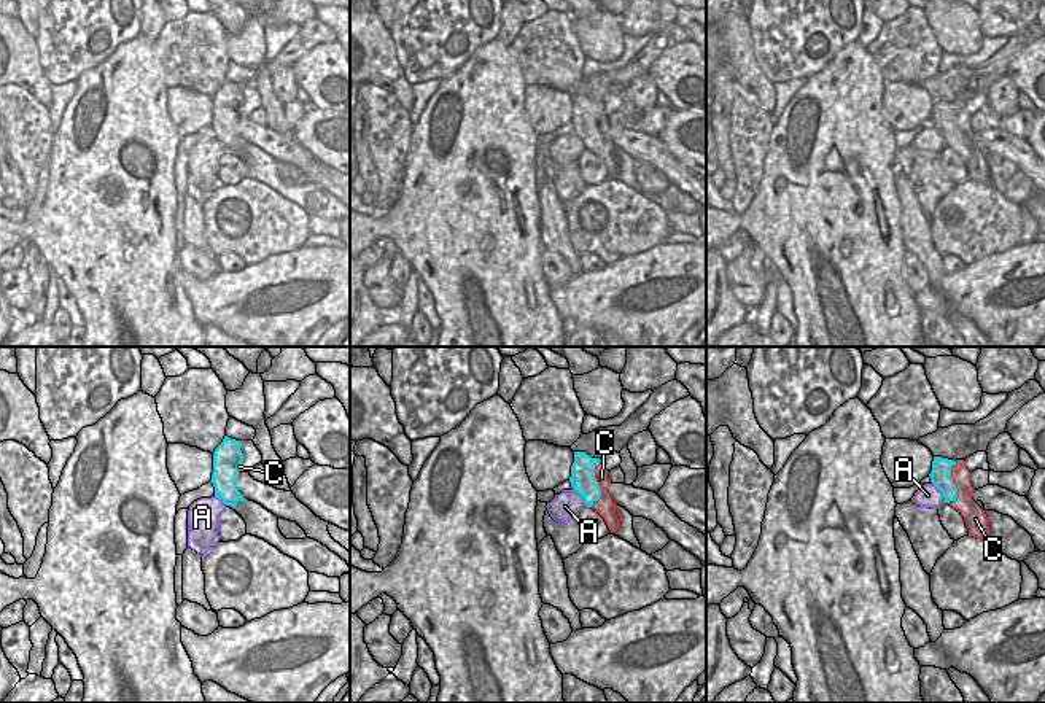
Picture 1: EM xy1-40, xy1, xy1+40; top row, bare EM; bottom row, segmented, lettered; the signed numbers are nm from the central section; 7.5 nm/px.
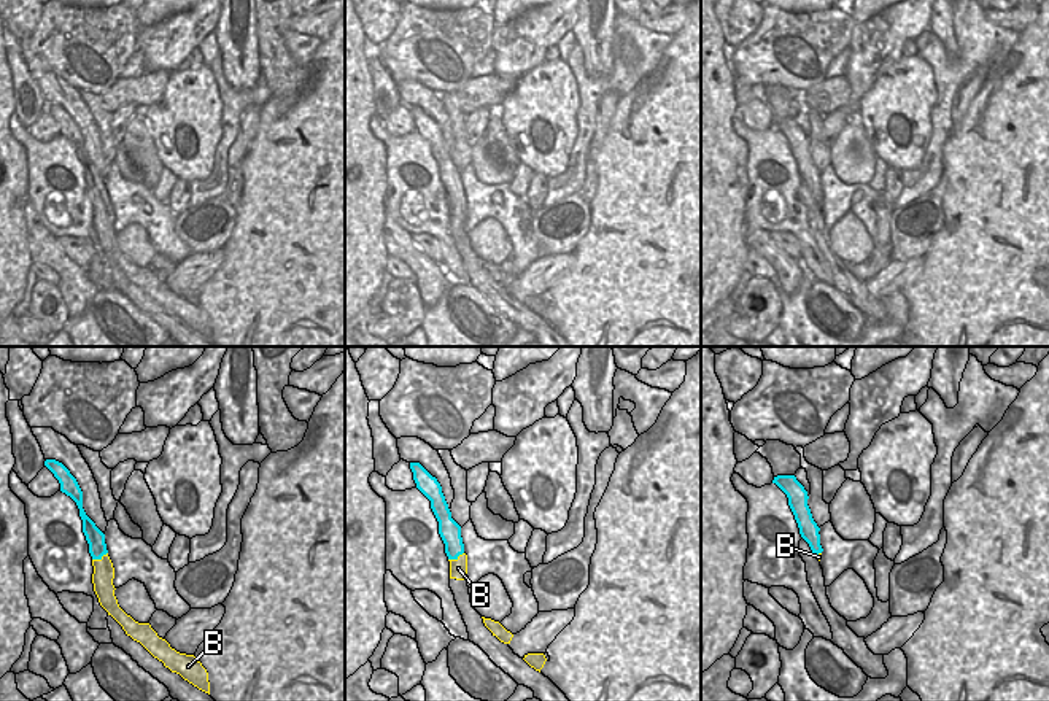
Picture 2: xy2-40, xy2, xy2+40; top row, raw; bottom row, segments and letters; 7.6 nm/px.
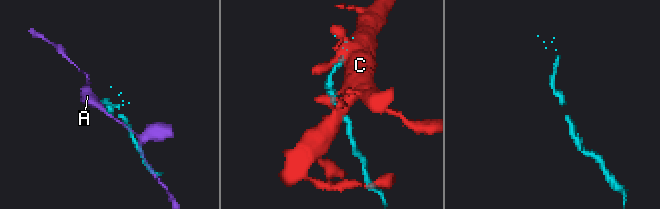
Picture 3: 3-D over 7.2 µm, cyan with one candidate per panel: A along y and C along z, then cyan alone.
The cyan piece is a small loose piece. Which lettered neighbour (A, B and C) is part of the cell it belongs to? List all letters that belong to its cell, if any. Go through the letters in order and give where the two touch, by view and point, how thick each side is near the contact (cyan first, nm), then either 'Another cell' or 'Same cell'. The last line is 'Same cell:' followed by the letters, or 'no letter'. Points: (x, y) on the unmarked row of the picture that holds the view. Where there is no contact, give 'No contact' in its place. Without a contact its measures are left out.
A: Touches cyan at xy1+40 (940, 135). Thickness 170 nm (cyan) against 170 nm. Another cell
B: Touches cyan at xy2-40 (99, 202). Thickness 140 nm (cyan) against 170 nm. Same cell
C: Touches cyan at xy1 (597, 126). Thickness 190 nm (cyan) against 150 nm. Another cell
Same cell: B

